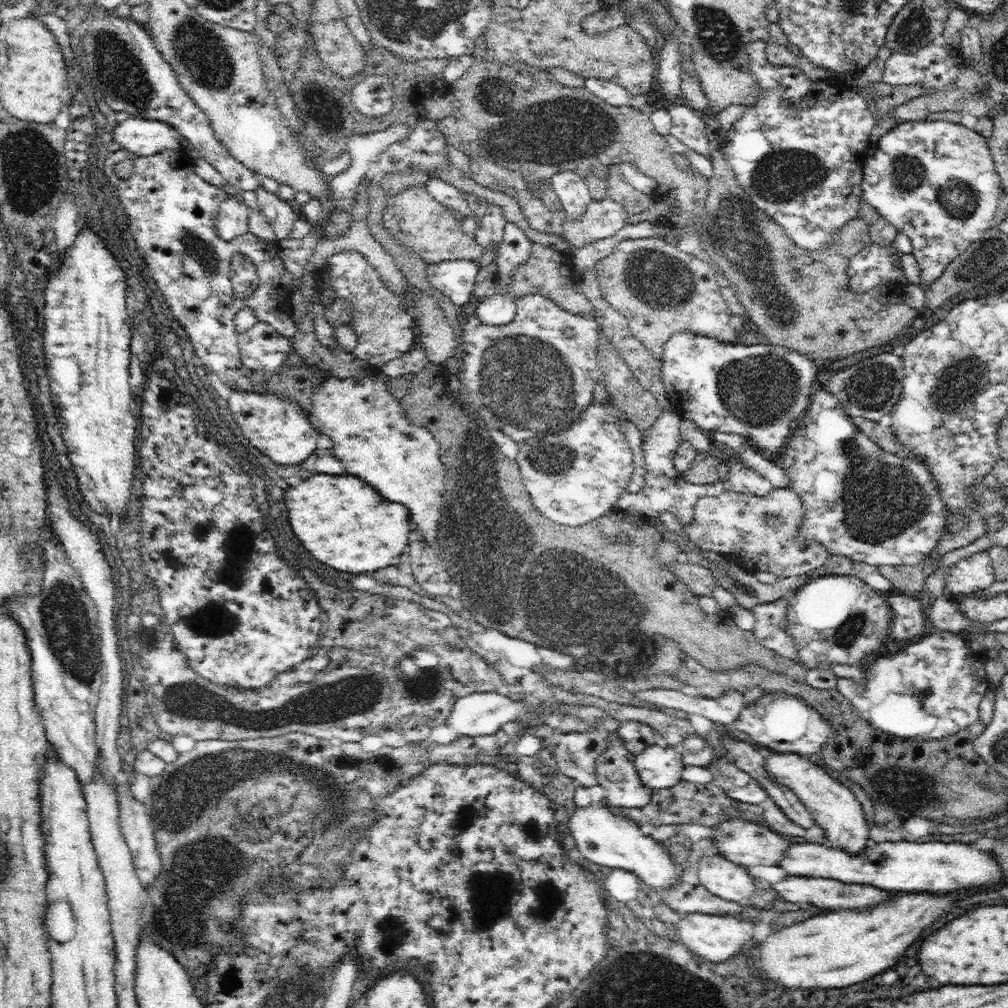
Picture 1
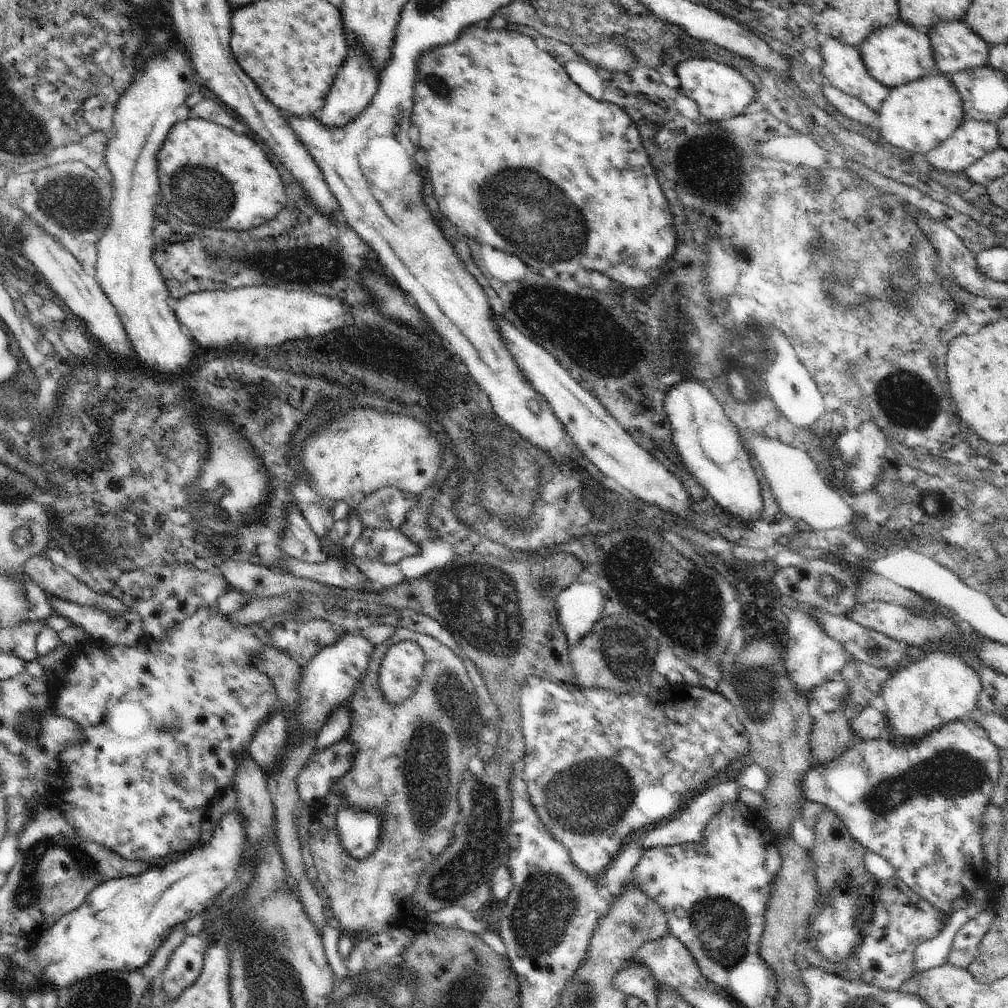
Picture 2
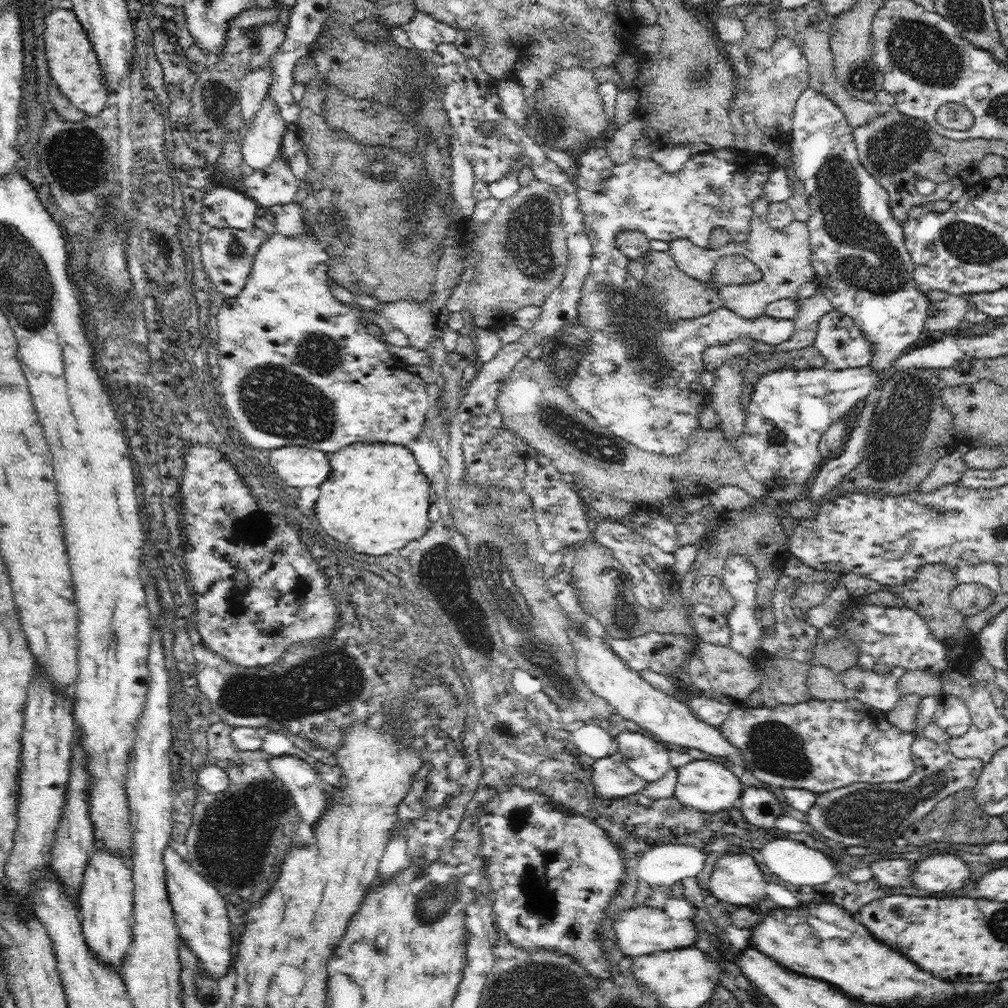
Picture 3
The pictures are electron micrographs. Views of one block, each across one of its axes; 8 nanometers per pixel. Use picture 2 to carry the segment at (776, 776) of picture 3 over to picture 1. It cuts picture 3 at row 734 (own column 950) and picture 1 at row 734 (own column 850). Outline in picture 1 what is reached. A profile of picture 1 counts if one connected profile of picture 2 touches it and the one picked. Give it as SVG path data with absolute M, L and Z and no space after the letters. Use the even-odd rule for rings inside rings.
M778 692L762 695L753 705L745 705L733 728L752 738L754 743L766 746L773 752L811 754L821 752L822 746L834 736L834 726L800 697Z

